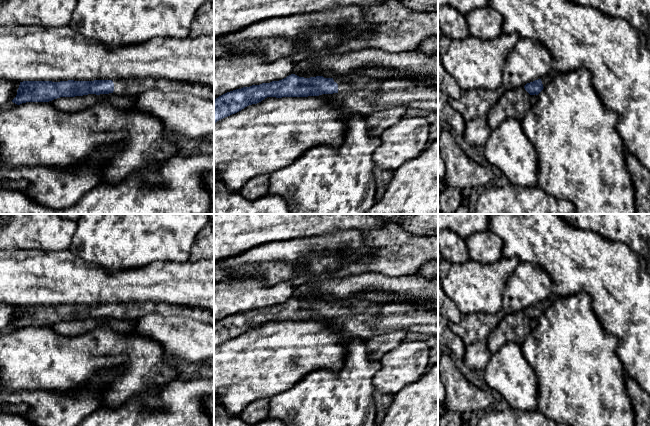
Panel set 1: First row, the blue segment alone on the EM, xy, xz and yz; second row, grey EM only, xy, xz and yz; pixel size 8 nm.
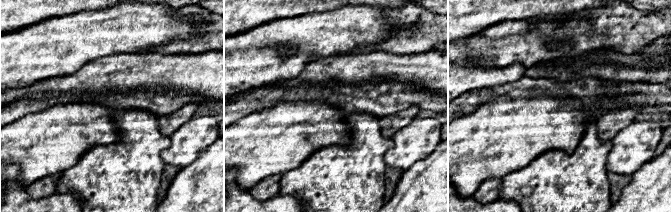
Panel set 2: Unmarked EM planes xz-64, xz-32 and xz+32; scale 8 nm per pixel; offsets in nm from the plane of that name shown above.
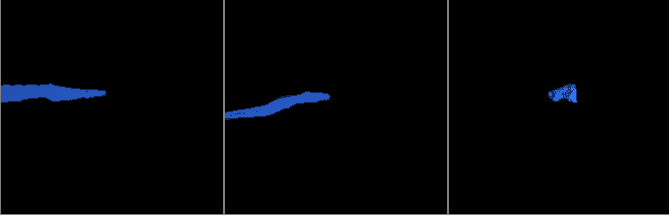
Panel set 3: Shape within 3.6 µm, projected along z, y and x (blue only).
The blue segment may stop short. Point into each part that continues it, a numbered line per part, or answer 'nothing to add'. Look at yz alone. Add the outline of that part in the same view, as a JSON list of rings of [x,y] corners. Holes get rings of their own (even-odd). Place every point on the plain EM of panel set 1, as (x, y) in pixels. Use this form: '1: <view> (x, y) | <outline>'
1: yz (546, 303) | [[[549,297],[547,299],[545,299],[544,301],[541,302],[543,311],[546,311],[553,303],[553,298]]]

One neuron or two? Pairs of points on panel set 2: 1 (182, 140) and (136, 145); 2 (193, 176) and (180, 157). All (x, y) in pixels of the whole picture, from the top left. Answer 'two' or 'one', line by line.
1: two
2: two

